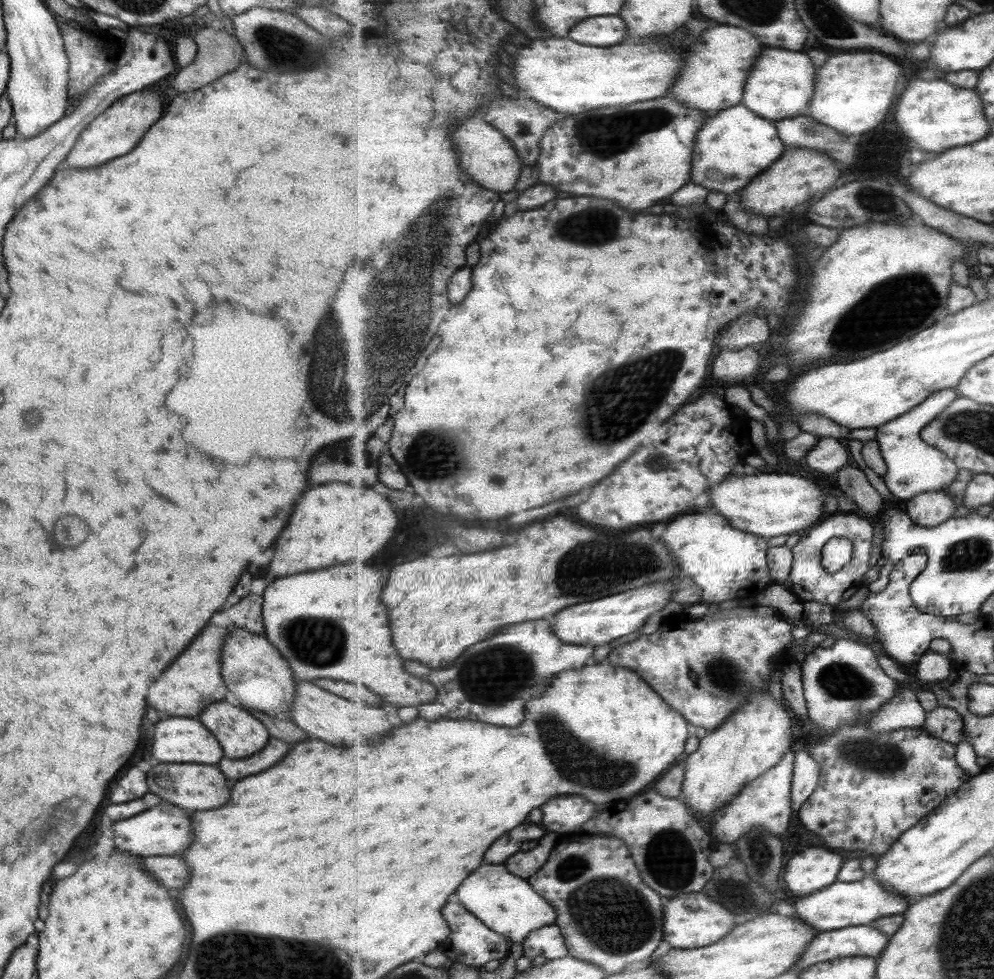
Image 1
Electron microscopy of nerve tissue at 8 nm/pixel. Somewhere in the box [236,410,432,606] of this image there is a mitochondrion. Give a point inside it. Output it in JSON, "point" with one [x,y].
{"point":[341,453]}

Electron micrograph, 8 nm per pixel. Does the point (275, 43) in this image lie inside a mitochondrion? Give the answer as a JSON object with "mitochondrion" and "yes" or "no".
{"mitochondrion":"yes"}

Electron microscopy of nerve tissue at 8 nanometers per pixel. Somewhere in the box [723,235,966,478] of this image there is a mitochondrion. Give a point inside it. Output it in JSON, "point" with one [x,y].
{"point":[919,292]}

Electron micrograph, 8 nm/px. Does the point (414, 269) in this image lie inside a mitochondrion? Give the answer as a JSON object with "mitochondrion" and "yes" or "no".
{"mitochondrion":"yes"}

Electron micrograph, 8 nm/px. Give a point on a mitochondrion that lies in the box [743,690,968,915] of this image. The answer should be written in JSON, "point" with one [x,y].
{"point":[881,759]}

